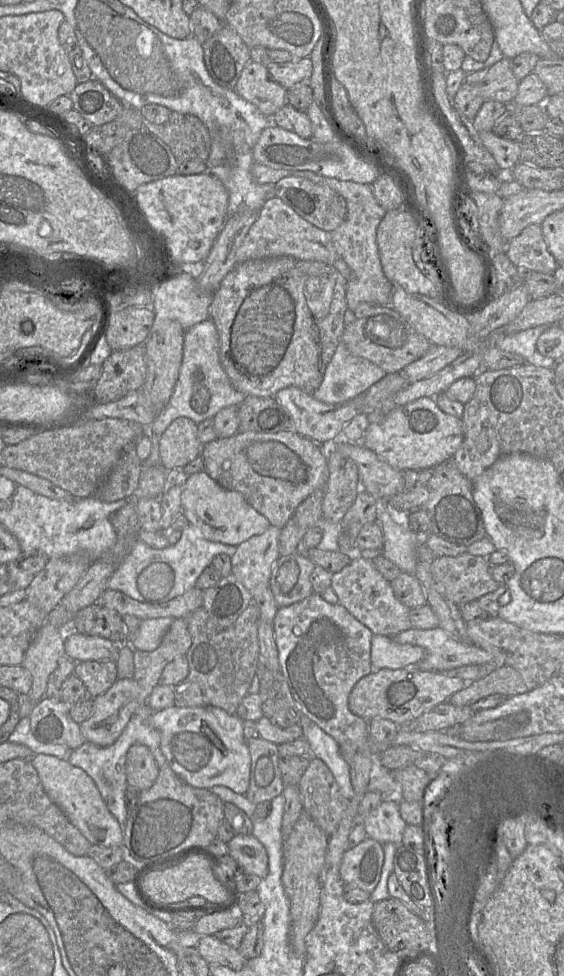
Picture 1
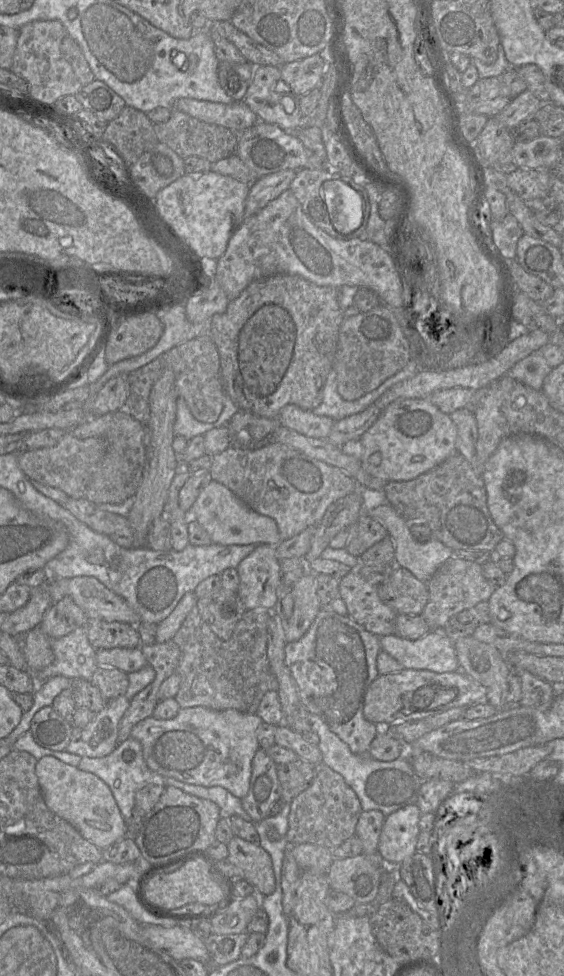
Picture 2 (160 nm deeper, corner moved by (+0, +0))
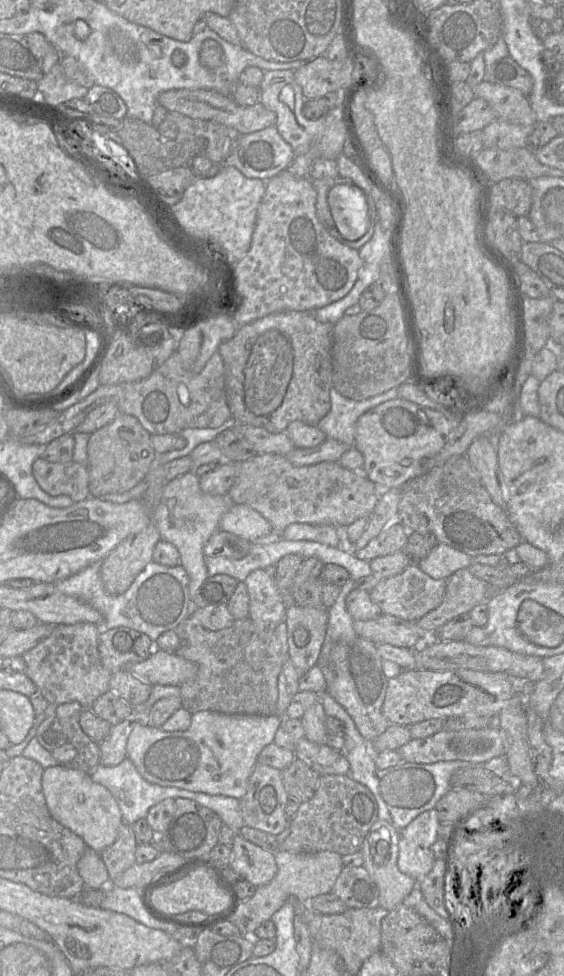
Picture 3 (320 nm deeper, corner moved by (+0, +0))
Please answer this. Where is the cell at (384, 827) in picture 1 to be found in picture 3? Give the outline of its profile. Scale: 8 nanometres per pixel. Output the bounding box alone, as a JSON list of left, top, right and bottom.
[398,809,439,882]

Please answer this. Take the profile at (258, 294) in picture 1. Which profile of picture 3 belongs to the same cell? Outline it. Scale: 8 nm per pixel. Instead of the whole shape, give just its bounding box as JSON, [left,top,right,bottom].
[218,311,333,433]

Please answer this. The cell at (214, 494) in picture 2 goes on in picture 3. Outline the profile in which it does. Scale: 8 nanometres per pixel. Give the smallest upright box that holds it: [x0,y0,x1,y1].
[219,504,275,544]

